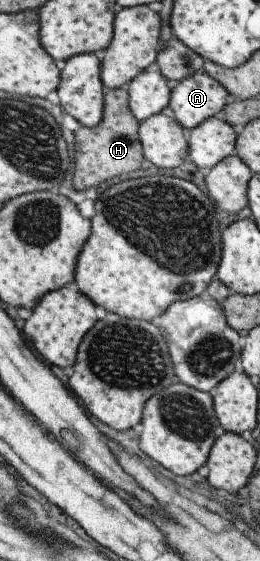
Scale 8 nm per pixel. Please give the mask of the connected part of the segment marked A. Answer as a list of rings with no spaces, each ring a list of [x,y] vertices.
[[[198,71],[171,88],[170,110],[182,128],[194,128],[210,117],[220,116],[230,94],[212,76]]]

